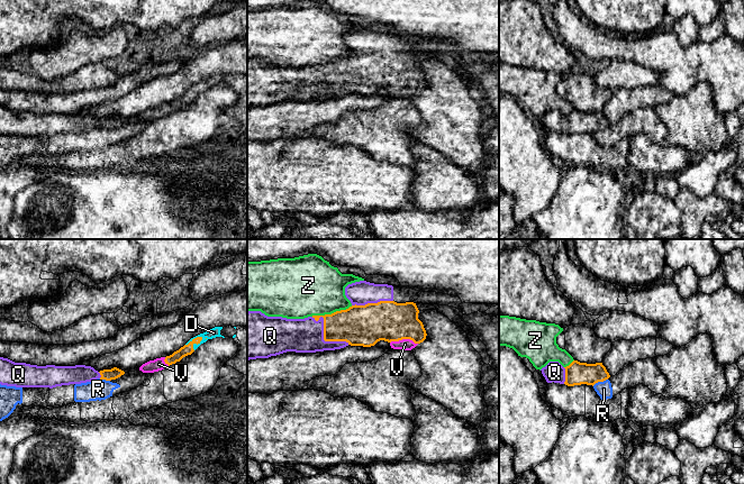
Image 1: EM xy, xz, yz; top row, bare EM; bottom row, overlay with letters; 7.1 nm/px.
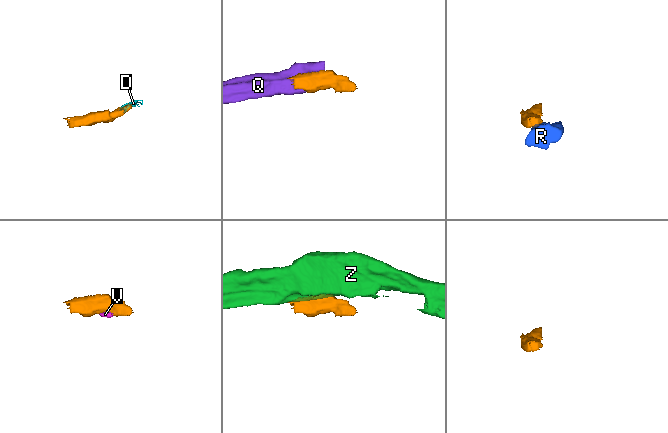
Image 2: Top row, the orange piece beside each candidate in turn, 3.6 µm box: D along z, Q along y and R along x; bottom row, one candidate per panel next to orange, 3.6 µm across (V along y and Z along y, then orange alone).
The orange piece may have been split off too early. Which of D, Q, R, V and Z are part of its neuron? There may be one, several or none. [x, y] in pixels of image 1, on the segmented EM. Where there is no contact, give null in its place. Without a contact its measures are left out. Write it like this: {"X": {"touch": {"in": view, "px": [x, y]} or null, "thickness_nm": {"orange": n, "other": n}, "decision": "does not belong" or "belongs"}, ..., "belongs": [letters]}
{"D": {"touch": {"in": "xy", "px": [193, 339]}, "thickness_nm": {"orange": 80, "other": 70}, "decision": "belongs"}, "Q": {"touch": {"in": "xz", "px": [324, 336]}, "thickness_nm": {"orange": 280, "other": 240}, "decision": "belongs"}, "R": {"touch": {"in": "yz", "px": [599, 381]}, "thickness_nm": {"orange": 170, "other": 110}, "decision": "does not belong"}, "V": {"touch": {"in": "xz", "px": [404, 338]}, "thickness_nm": {"orange": 280, "other": 80}, "decision": "belongs"}, "Z": {"touch": {"in": "xz", "px": [332, 313]}, "thickness_nm": {"orange": 280, "other": 420}, "decision": "does not belong"}, "belongs": ["D", "Q", "V"]}

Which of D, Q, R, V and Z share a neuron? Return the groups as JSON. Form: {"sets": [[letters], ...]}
{"sets": [["D", "Q", "V"], ["R"], ["Z"]]}

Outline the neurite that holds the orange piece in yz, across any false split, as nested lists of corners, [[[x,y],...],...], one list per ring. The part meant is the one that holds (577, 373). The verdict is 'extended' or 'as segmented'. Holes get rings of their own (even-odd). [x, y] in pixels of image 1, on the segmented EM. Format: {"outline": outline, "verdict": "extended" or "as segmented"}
{"outline": [[[573,360],[569,366],[563,367],[559,362],[550,362],[542,369],[547,383],[560,383],[568,386],[595,385],[610,377],[602,363],[587,364]]], "verdict": "extended"}

